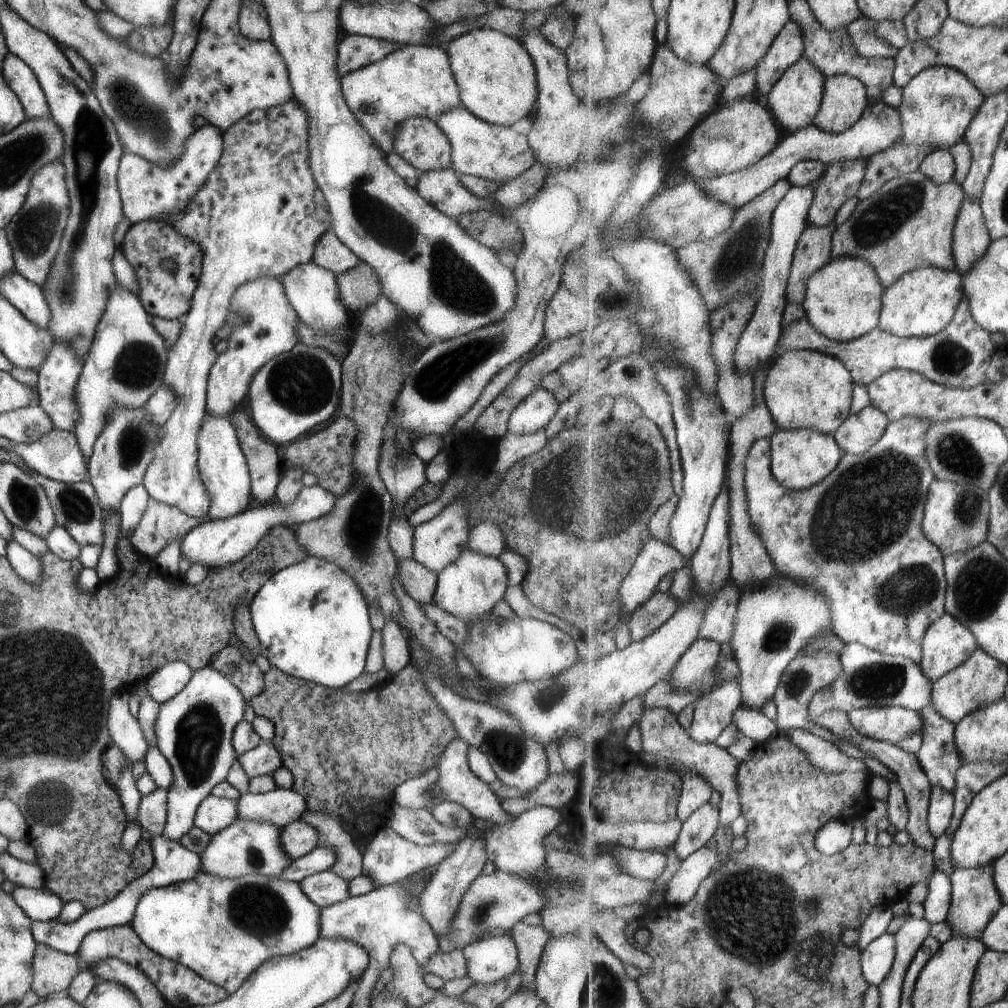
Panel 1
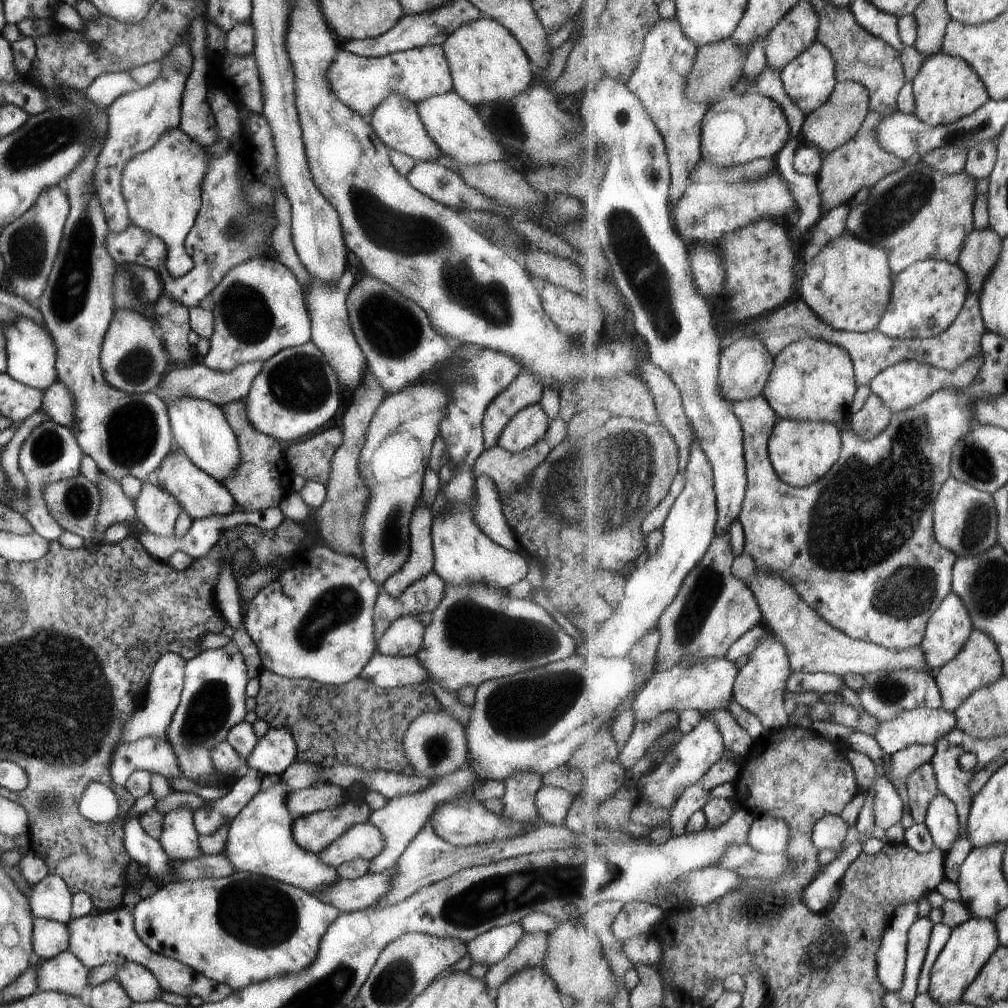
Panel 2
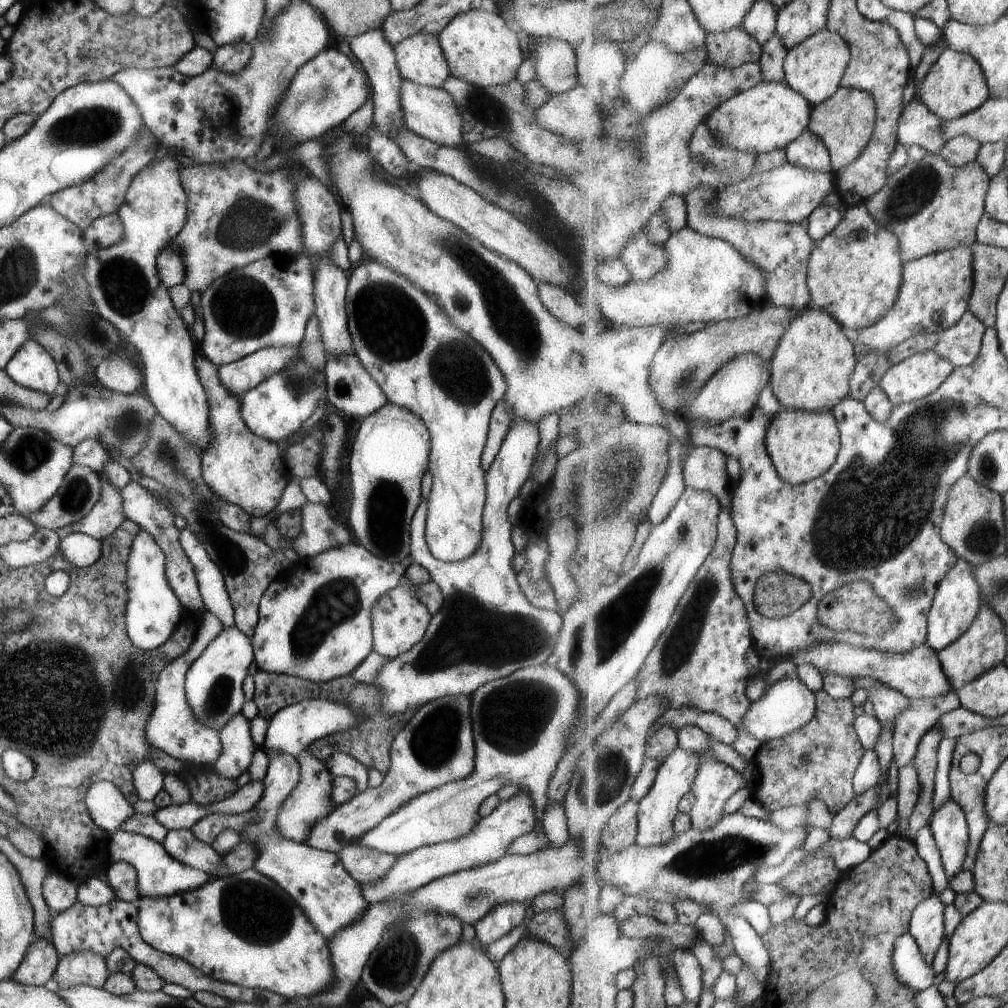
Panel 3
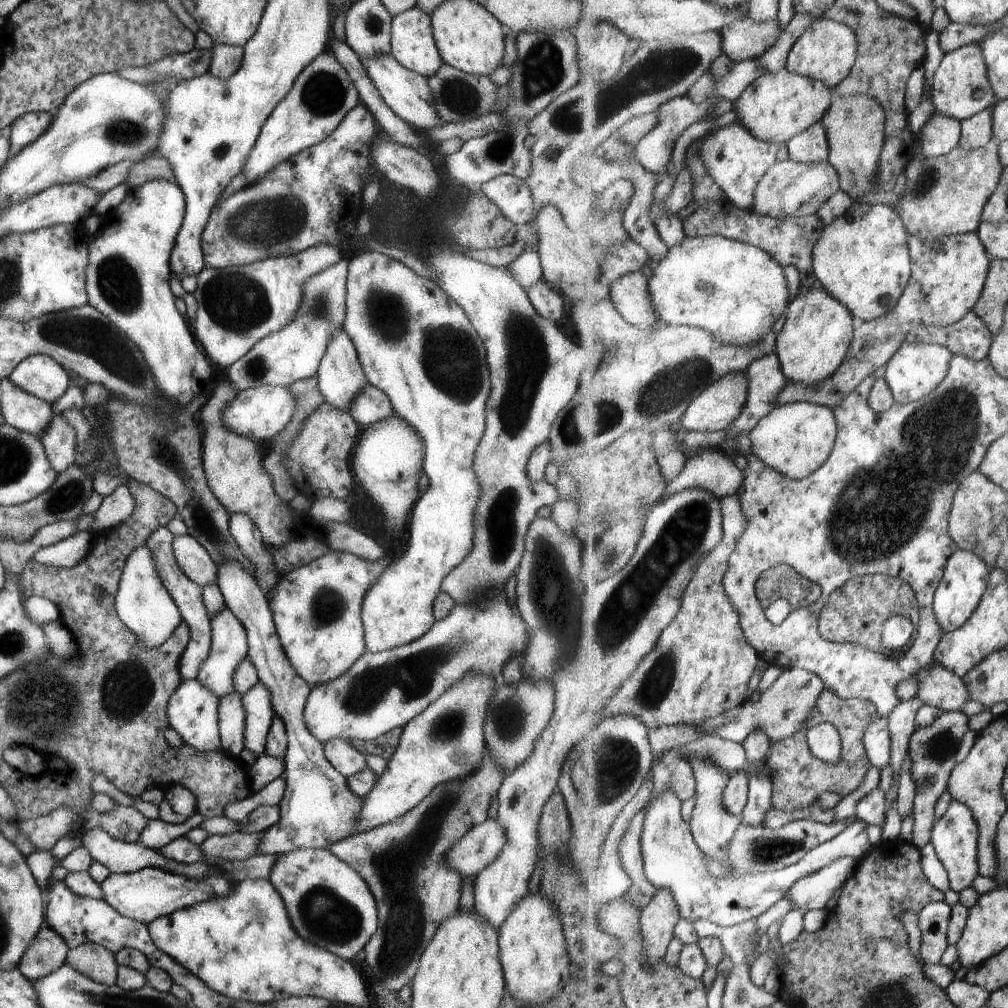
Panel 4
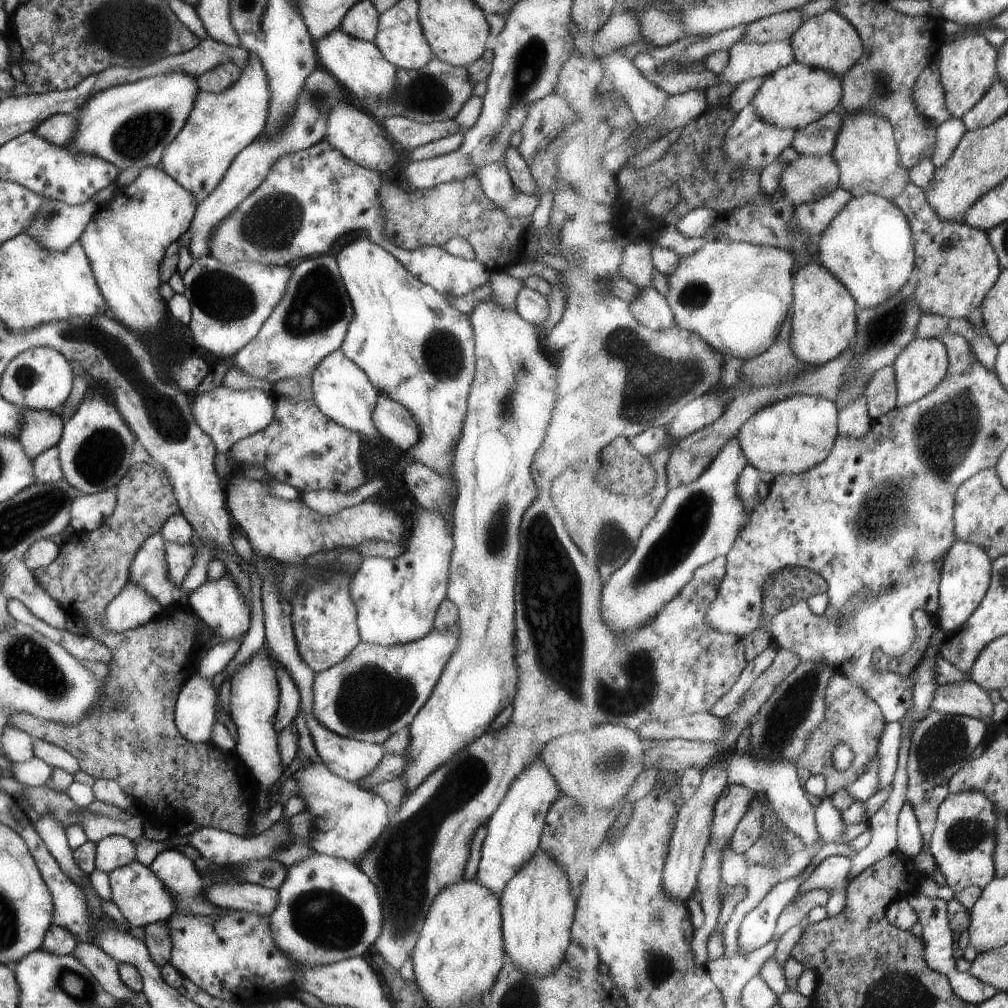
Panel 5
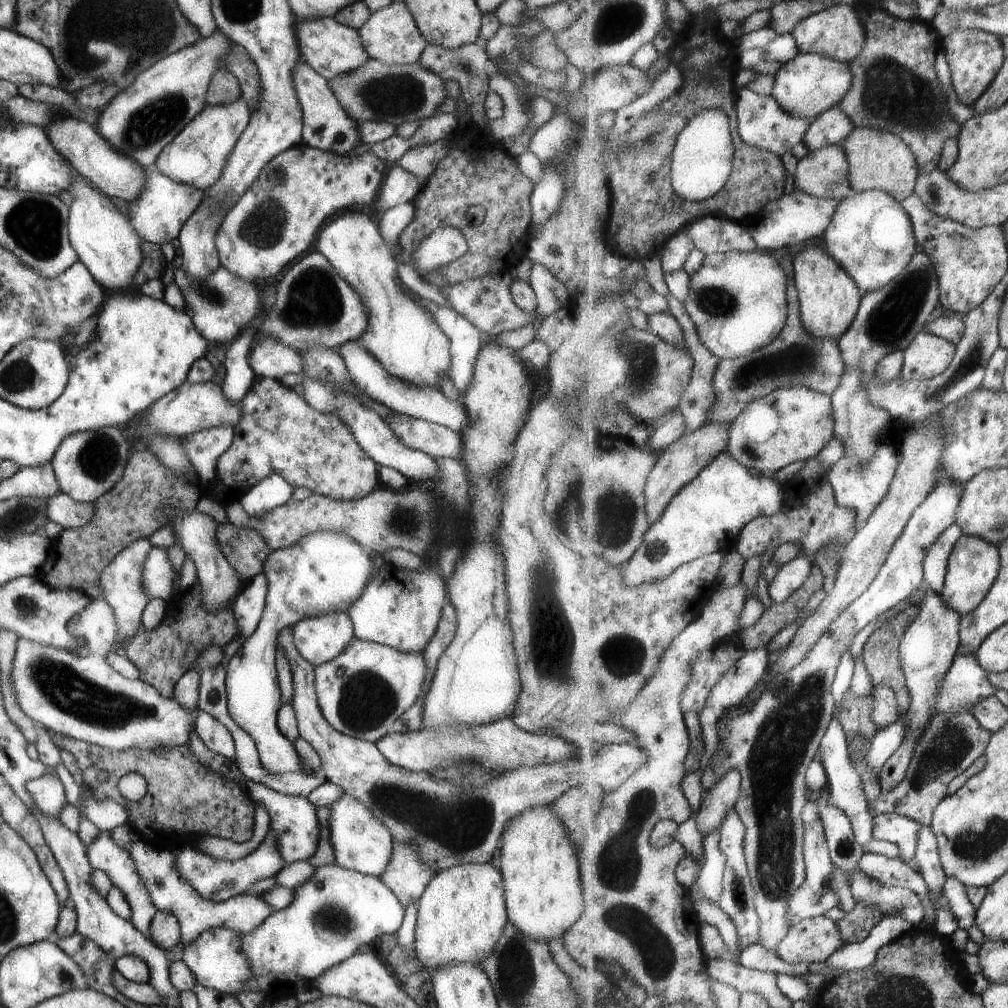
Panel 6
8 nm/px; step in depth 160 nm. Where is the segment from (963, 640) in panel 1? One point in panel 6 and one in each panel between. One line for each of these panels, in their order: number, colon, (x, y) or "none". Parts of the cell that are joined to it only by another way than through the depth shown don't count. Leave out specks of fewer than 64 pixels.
2: (950, 627)
3: (958, 601)
4: (966, 577)
5: (967, 571)
6: (975, 564)

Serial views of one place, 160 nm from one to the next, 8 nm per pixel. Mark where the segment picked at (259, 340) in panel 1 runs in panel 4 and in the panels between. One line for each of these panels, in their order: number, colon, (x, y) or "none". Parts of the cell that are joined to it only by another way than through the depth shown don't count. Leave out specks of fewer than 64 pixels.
2: (258, 308)
3: (266, 303)
4: (237, 305)

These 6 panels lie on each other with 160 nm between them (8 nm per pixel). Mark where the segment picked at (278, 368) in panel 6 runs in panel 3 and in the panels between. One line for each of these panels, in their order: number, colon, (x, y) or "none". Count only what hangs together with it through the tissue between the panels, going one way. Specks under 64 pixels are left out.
3: (421, 362)
4: (414, 343)
5: (413, 346)

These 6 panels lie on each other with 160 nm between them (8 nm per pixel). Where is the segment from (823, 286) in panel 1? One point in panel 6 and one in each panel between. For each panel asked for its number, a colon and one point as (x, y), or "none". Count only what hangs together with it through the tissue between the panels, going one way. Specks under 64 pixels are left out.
2: (849, 284)
3: (855, 274)
4: (863, 260)
5: (869, 246)
6: (871, 236)

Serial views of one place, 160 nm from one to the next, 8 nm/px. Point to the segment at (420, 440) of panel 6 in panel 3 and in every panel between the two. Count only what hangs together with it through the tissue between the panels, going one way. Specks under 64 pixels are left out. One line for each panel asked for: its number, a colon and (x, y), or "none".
3: (349, 388)
4: (370, 404)
5: (393, 422)

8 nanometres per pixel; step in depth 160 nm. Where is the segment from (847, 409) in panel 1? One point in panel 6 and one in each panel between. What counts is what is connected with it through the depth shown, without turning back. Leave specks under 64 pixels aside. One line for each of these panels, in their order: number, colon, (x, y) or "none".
2: (812, 380)
3: (811, 371)
4: (818, 333)
5: (825, 314)
6: (829, 299)

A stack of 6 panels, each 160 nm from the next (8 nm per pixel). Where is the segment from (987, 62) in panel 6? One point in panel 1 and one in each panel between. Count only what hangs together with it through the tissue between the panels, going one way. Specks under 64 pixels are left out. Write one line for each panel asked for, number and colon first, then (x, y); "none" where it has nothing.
1: (938, 105)
2: (946, 89)
3: (956, 85)
4: (961, 88)
5: (969, 66)

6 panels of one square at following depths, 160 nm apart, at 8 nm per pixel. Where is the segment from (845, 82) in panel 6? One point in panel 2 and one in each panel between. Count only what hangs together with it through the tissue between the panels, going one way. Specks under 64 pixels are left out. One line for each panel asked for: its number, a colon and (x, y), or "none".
2: (748, 126)
3: (769, 116)
4: (778, 106)
5: (795, 96)

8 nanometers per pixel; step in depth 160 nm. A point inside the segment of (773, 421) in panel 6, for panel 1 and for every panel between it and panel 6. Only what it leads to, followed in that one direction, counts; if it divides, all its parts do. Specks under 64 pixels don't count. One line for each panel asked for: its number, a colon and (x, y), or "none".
1: (803, 458)
2: (802, 453)
3: (803, 446)
4: (796, 439)
5: (793, 436)

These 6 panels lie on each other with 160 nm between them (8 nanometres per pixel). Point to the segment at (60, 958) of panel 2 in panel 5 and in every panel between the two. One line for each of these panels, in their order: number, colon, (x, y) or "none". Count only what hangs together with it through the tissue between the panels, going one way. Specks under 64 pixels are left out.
3: (86, 968)
4: (93, 961)
5: (103, 967)

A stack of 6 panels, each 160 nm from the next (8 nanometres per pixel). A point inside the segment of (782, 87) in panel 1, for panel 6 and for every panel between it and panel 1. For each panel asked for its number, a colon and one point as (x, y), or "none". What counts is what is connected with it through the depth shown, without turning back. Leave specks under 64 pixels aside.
2: (810, 79)
3: (815, 69)
4: (828, 50)
5: (828, 41)
6: (838, 33)

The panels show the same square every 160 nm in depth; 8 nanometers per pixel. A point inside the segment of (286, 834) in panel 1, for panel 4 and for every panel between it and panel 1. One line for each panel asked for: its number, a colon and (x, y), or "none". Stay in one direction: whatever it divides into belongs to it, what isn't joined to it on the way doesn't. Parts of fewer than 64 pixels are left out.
2: (315, 831)
3: (435, 746)
4: (445, 742)

